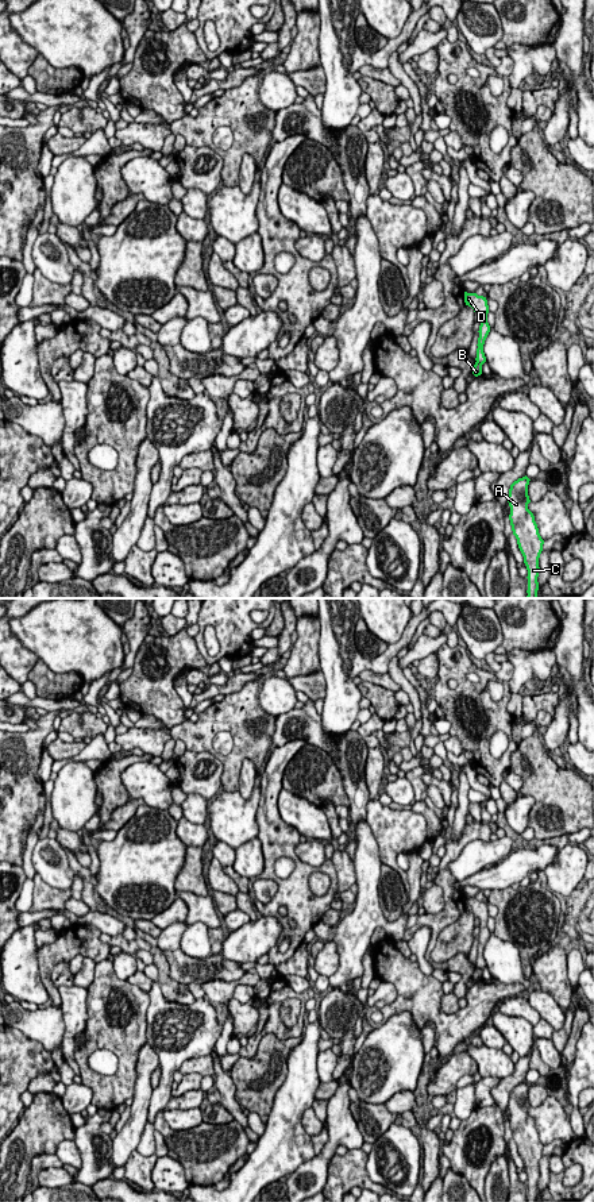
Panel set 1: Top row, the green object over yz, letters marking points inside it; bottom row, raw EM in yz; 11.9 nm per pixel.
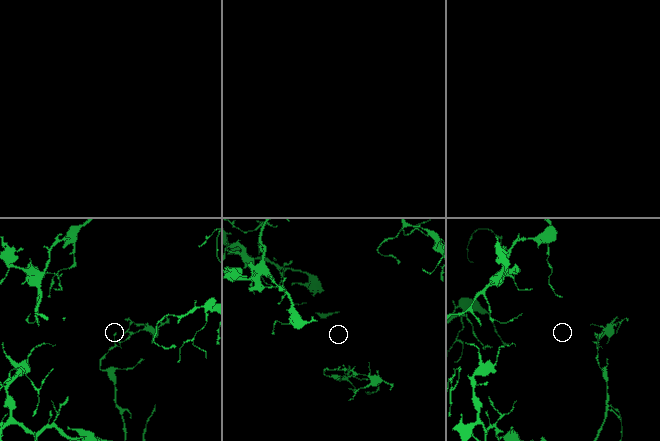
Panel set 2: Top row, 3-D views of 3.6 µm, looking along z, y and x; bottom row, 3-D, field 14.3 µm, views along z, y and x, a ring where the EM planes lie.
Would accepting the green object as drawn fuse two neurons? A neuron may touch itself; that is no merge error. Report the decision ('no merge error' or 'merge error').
merge error

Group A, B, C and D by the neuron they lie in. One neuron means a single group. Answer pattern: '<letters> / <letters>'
A B C / D

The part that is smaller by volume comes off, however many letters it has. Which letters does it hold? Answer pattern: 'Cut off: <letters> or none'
Cut off: D

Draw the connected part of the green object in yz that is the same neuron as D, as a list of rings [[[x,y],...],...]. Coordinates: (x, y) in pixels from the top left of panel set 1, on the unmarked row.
[[[464,897],[464,908],[466,910],[471,912],[474,917],[478,917],[481,921],[481,931],[479,931],[479,943],[478,943],[478,953],[477,953],[477,963],[475,966],[481,970],[486,967],[486,962],[483,958],[483,949],[485,945],[490,937],[490,931],[487,928],[487,918],[489,918],[489,910],[487,905],[483,901],[478,901],[477,898],[467,898]]]

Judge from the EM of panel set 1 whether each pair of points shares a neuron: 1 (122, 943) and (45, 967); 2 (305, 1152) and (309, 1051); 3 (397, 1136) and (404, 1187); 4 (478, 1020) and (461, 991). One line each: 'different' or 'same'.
1: different
2: same
3: same
4: different

